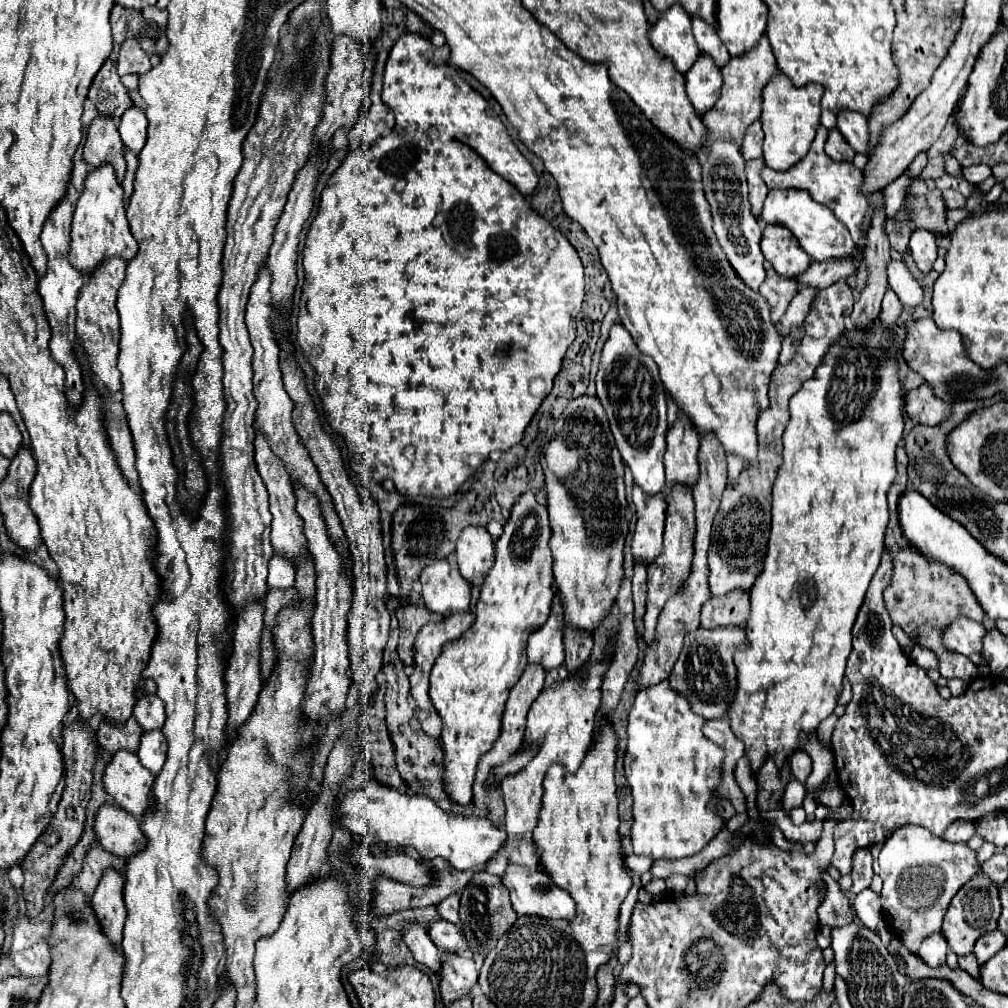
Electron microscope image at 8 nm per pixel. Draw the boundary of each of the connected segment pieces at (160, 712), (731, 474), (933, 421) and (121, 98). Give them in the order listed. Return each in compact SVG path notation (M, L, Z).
M138 691L138 703L134 705L134 719L142 725L144 731L160 729L166 719L166 705L162 699L156 697L156 693L148 695L144 691Z
M728 455L728 483L734 483L740 475L740 471L744 469L744 461L740 457L734 457L734 455Z
M924 383L906 395L906 413L918 417L922 425L938 425L950 415L950 411L952 405L942 403L942 399L934 395L930 383Z
M94 79L88 99L102 115L110 117L120 117L132 105L128 89L120 83L120 79Z

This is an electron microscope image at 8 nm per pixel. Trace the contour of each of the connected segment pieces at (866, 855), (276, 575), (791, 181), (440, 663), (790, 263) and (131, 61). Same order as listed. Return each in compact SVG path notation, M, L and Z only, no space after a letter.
M858 849L854 853L854 867L852 867L852 893L860 893L862 889L866 889L872 881L872 853L870 849Z
M274 555L268 563L268 587L270 589L290 589L294 587L294 579L296 579L296 571L294 565L290 561L286 561L286 557L282 555Z
M820 125L816 131L816 139L812 141L812 147L810 147L806 157L802 157L798 163L794 163L794 167L790 167L790 171L774 171L770 167L764 167L762 179L766 181L768 187L798 187L798 189L810 191L810 195L818 203L824 203L828 209L832 209L836 219L848 227L854 243L860 243L860 239L862 239L860 225L862 225L862 217L864 217L866 207L868 207L866 197L862 193L864 173L860 169L856 169L852 163L832 161L824 151L826 135L828 135L828 129L824 125Z
M536 489L524 491L512 505L510 517L504 525L502 537L496 541L496 561L488 571L482 593L476 605L476 623L456 641L444 645L440 657L430 675L430 699L434 709L442 715L442 735L440 741L444 745L444 787L448 795L456 803L468 803L472 799L472 783L476 773L478 759L490 751L492 743L500 735L500 717L504 711L504 703L508 699L508 691L520 679L526 669L526 639L532 631L542 627L550 617L550 607L554 601L554 579L552 579L552 561L548 551L550 539L550 521L546 511L544 495L538 495Z
M766 225L762 233L762 253L782 277L798 277L810 267L810 255L802 251L798 239L782 225Z
M128 39L124 45L122 45L122 51L118 55L118 75L126 75L126 73L146 73L150 71L152 65L150 65L150 57L142 51L142 47Z

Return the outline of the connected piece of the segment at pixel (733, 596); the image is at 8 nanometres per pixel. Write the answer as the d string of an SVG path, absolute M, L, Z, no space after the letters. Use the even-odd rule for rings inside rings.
M732 591L726 597L710 597L706 605L702 605L702 627L714 629L714 627L724 627L724 625L738 625L744 627L750 615L750 597L746 591Z

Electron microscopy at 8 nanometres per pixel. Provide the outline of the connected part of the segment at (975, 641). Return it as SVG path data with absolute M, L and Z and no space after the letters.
M958 617L954 619L954 623L948 625L944 633L944 645L946 649L958 651L962 655L982 653L982 635L986 635L982 623L976 623L966 617Z

